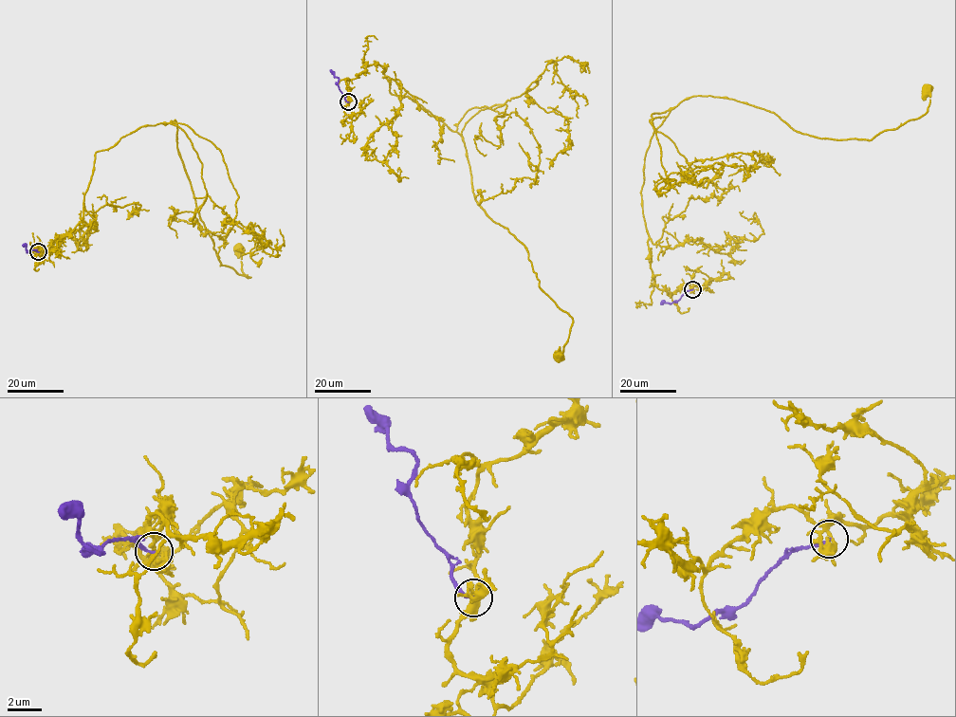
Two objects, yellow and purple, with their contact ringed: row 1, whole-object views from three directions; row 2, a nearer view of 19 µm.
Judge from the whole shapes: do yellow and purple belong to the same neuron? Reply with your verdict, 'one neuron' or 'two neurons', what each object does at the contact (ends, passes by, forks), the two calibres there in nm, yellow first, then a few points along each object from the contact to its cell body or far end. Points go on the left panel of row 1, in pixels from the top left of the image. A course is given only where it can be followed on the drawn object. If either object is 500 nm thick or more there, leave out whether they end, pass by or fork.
two neurons; yellow forks; purple ends; calibres 240 and 190 nm; course yellow (38, 251), (40, 243), (56, 248), (83, 217), (95, 153), (174, 120), (220, 266), (250, 278), (241, 248); course purple (38, 251), (35, 249), (28, 251), (23, 244)

